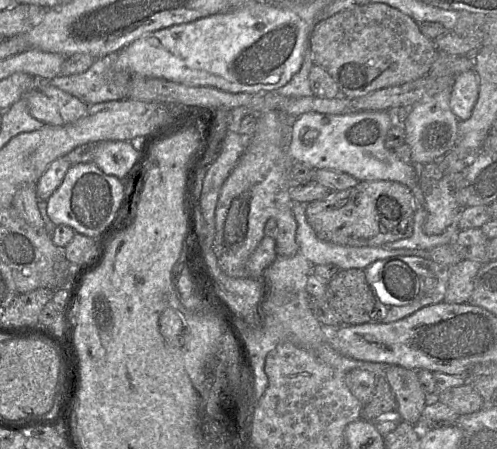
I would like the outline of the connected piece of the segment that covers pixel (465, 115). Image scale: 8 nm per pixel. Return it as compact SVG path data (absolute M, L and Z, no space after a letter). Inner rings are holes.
M475 70L460 74L453 85L450 108L459 121L465 121L472 115L479 97L479 80Z

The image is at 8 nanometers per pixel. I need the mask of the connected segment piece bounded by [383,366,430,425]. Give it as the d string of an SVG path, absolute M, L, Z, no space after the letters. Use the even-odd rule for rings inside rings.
M400 366L388 367L383 375L397 401L395 416L412 425L419 424L422 412L430 401L418 378L418 372Z

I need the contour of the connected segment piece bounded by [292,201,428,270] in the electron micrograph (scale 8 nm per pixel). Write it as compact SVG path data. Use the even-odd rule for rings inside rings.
M293 201L292 211L293 215L295 215L297 219L297 229L296 229L296 243L298 245L299 252L303 254L303 256L310 261L313 265L321 265L321 264L334 264L340 270L347 269L366 269L373 262L377 260L383 260L396 256L420 256L427 258L428 253L427 250L408 250L408 249L392 249L388 250L383 247L351 247L351 246L343 246L334 244L331 242L320 240L313 228L307 221L305 210L305 203L299 203Z

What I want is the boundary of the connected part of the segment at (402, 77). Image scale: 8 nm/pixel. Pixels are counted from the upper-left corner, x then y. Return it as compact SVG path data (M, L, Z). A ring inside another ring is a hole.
M385 3L358 5L321 20L310 35L309 46L314 64L331 75L346 98L421 78L439 55L435 41L421 33L414 19Z

